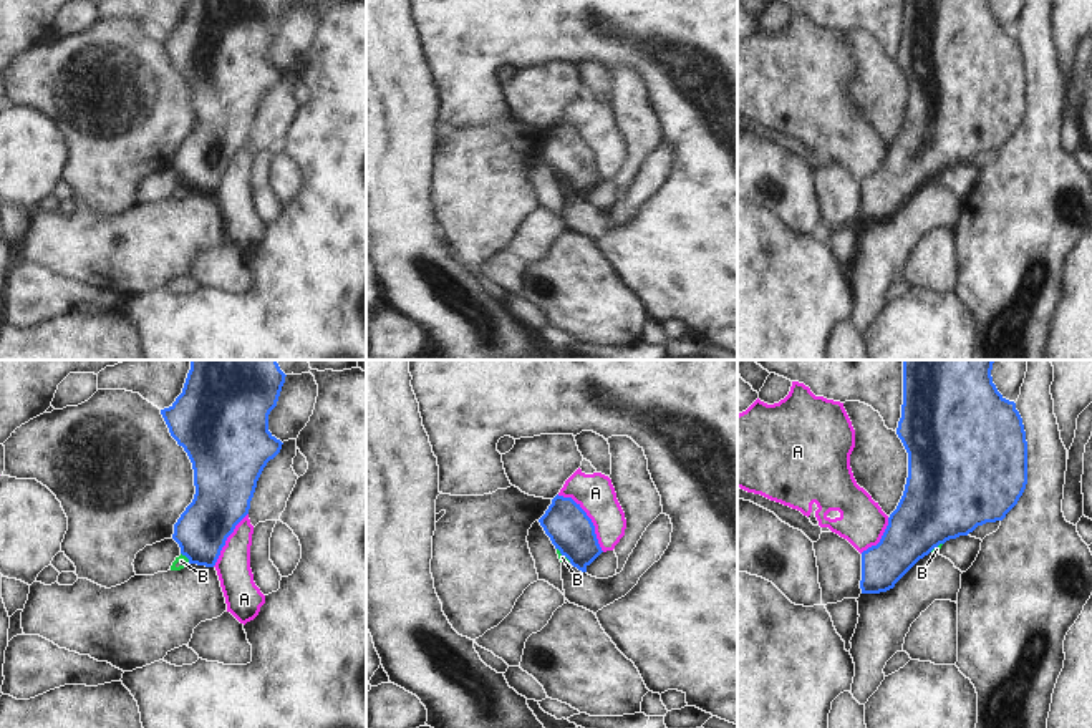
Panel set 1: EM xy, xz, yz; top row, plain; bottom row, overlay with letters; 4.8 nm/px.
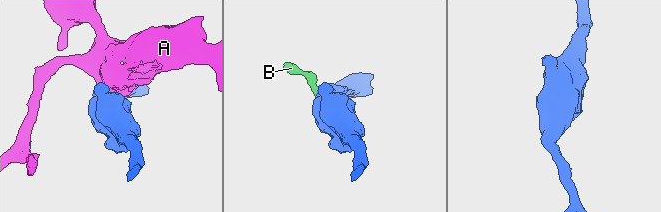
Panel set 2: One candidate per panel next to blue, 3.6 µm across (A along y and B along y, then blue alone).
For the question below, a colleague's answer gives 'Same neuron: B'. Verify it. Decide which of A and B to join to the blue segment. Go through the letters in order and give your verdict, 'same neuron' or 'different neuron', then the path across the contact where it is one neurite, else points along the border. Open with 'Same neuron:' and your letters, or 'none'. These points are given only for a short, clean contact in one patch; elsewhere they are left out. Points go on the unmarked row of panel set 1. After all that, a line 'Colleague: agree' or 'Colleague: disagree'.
Same neuron: none
A: different neuron
B: different neuron; border along xy (181, 181), (189, 191)
Colleague: disagree

